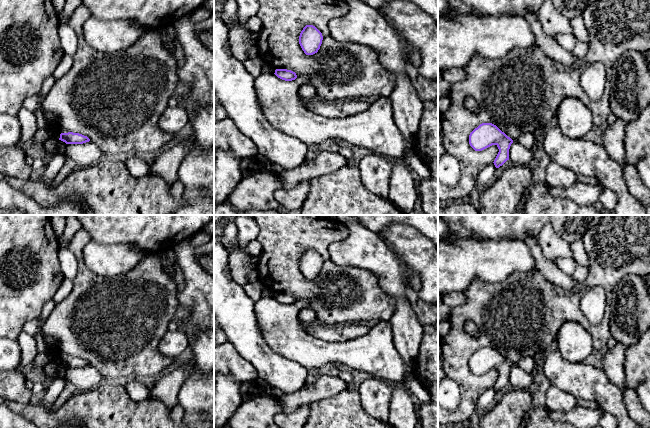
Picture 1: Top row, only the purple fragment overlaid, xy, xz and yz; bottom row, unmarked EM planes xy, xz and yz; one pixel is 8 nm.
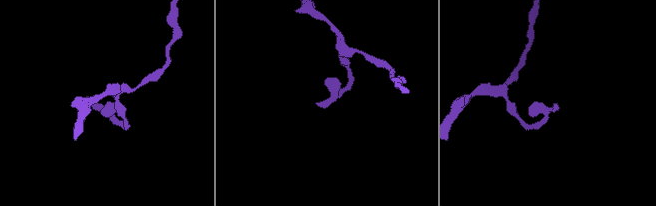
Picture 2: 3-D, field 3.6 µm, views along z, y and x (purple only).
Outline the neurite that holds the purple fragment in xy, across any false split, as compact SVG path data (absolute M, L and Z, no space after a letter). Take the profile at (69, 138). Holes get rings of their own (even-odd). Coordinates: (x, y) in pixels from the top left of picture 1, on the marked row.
M73 132L61 133L59 140L66 144L83 144L90 141L87 136Z

